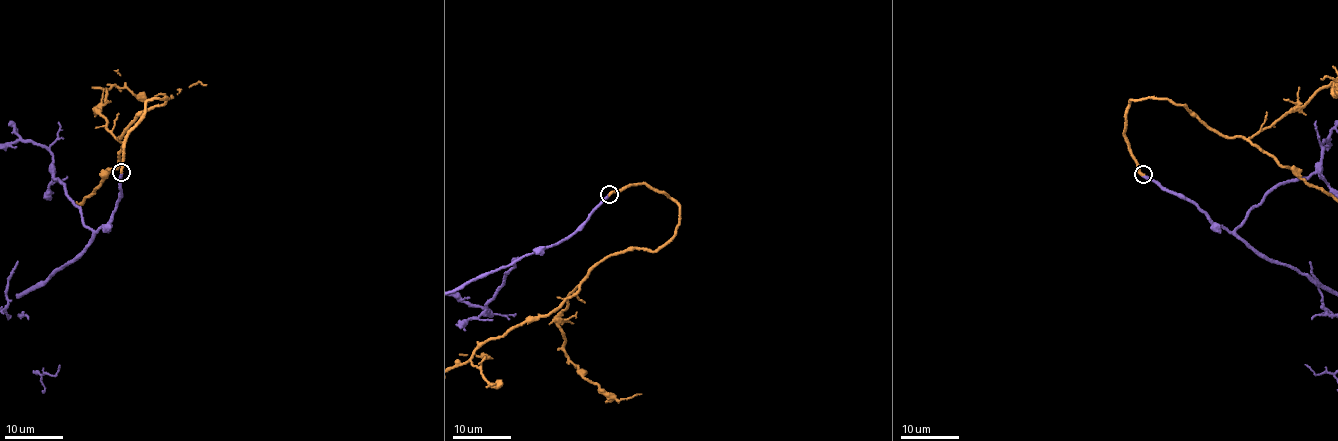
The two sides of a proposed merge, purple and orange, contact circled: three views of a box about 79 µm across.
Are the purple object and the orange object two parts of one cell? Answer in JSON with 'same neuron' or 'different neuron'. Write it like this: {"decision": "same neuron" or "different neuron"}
{"decision": "same neuron"}

